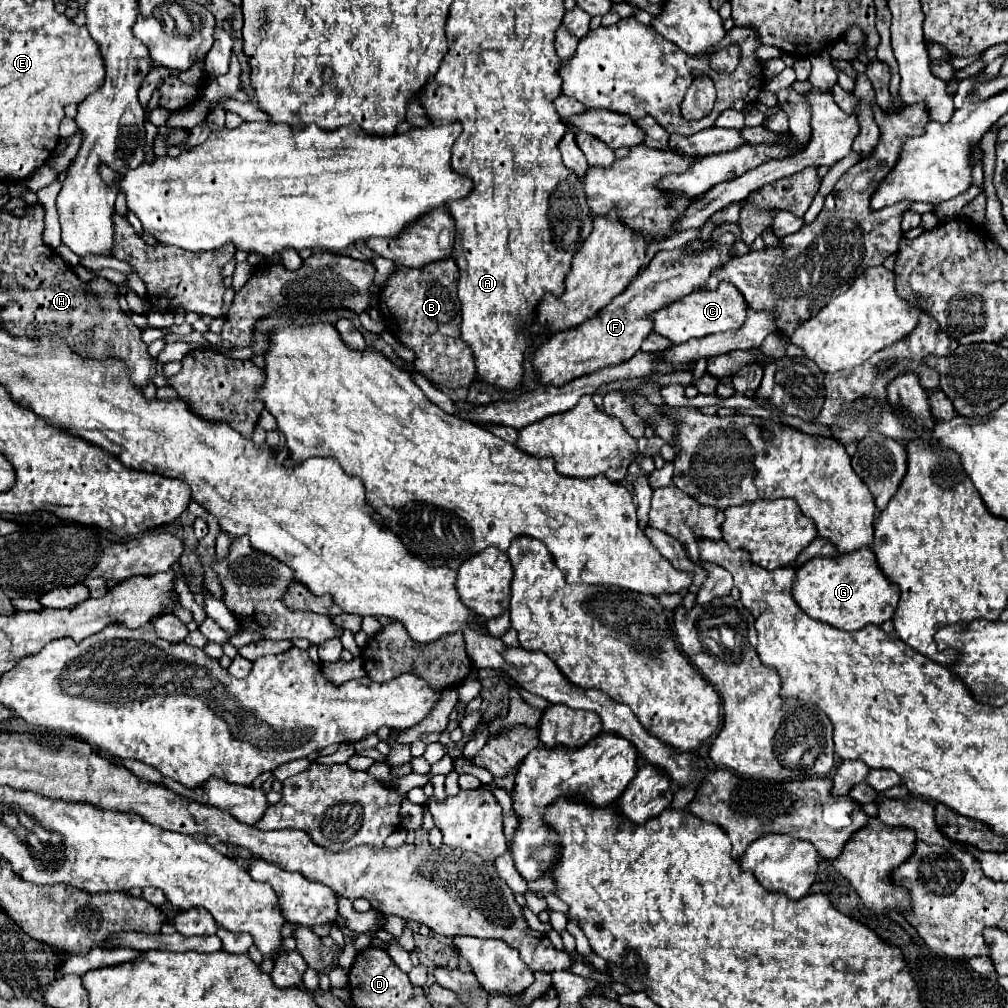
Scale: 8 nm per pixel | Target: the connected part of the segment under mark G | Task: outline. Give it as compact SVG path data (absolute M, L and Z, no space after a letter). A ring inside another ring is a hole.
M860 547L838 557L814 557L796 569L796 583L792 587L796 603L818 621L836 629L858 631L868 623L882 625L894 615L898 603L898 587L888 581L876 563L870 547Z

